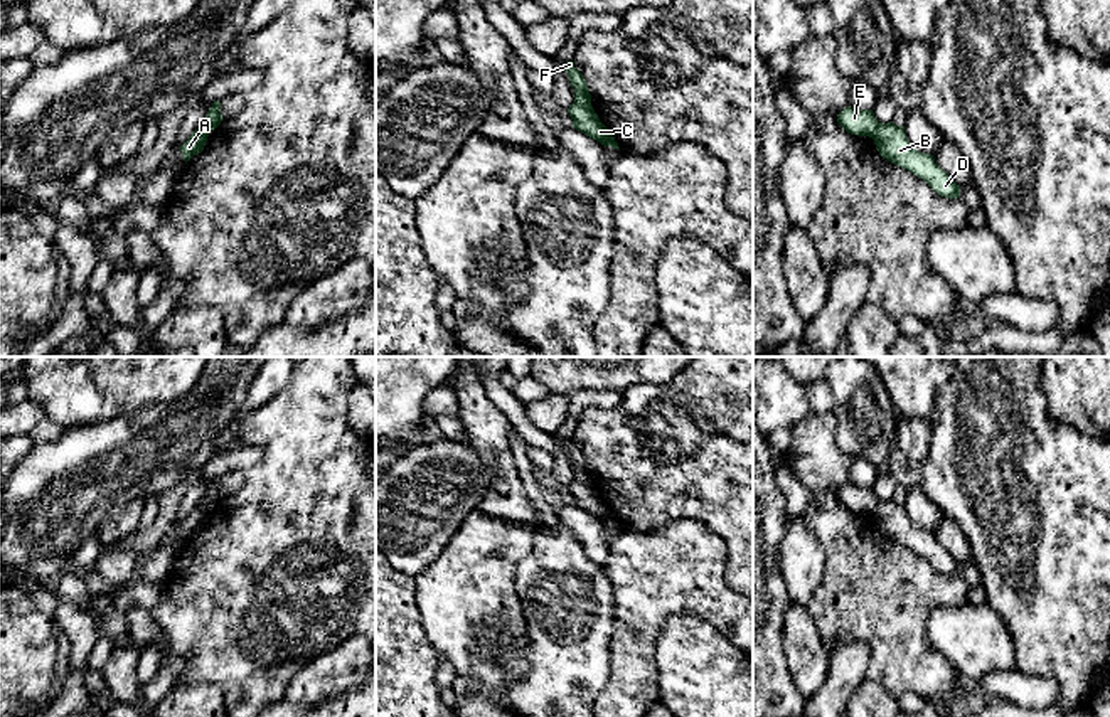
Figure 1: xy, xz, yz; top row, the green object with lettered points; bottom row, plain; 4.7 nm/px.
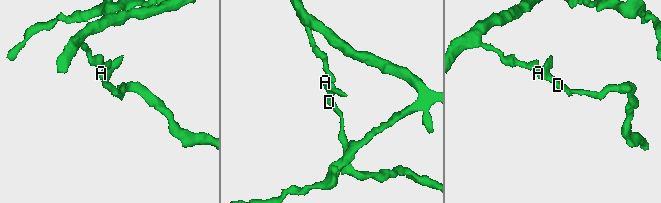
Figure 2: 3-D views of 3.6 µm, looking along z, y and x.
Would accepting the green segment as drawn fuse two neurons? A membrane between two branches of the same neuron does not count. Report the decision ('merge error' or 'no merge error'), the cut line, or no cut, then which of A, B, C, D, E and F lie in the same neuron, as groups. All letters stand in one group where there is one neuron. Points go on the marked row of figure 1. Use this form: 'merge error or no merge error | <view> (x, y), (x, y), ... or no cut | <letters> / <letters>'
merge error | xz (575, 101), (588, 105) | A B C D / E F

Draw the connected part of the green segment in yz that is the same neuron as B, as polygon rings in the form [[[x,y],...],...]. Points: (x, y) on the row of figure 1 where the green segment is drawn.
[[[879,123],[873,140],[883,158],[923,178],[938,195],[960,197],[960,185],[935,163],[933,155],[916,151],[910,145],[905,126]]]

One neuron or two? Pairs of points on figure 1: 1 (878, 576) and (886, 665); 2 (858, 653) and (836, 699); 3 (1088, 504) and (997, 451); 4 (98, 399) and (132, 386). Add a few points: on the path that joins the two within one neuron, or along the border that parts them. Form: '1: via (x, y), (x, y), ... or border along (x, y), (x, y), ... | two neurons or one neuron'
1: via (883, 598), (886, 608), (886, 643) | one neuron
2: via (848, 665), (837, 687) | one neuron
3: via (1067, 504), (1060, 504), (1019, 463) | one neuron
4: via (106, 399), (123, 386) | one neuron

